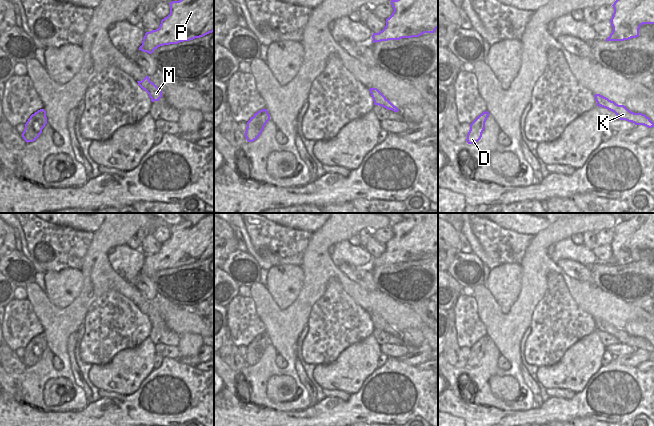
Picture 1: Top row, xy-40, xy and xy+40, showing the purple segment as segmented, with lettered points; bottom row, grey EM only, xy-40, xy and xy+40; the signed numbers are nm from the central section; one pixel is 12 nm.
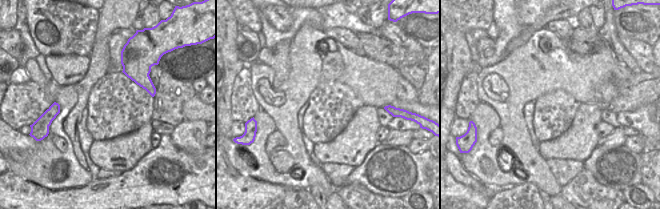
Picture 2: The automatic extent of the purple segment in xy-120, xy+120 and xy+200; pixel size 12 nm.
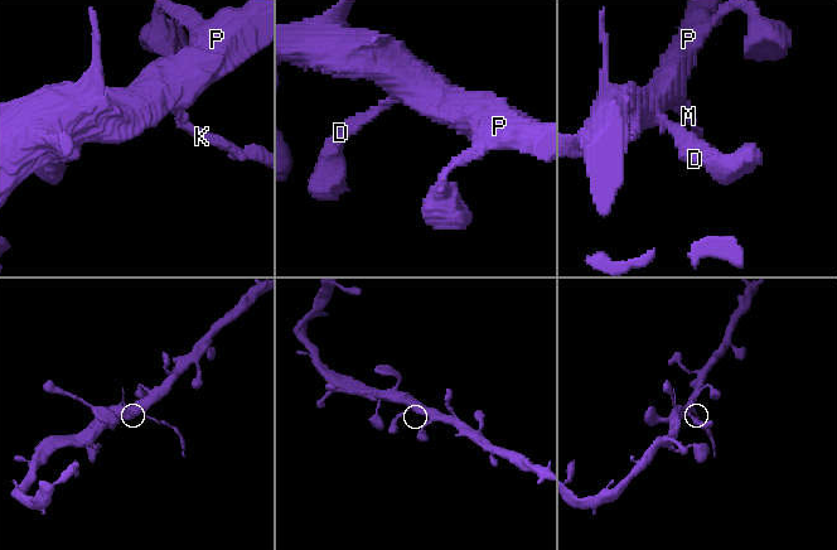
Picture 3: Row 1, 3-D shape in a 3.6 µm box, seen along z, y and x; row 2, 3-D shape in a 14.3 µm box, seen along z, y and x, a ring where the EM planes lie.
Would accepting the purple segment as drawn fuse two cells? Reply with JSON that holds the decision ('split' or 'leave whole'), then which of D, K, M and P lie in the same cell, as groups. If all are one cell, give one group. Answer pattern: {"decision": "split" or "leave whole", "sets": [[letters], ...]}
{"decision": "split", "sets": [["D", "M", "P"], ["K"]]}

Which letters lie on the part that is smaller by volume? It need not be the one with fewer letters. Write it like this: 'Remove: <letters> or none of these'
Remove: K

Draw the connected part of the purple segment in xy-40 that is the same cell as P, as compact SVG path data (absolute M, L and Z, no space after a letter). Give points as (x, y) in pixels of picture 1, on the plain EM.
M195 213L190 220L169 228L170 238L161 244L158 253L145 257L139 274L152 278L160 270L190 265L214 255L214 213Z

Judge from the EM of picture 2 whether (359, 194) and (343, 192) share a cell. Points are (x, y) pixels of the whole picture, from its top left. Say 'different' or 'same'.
same

